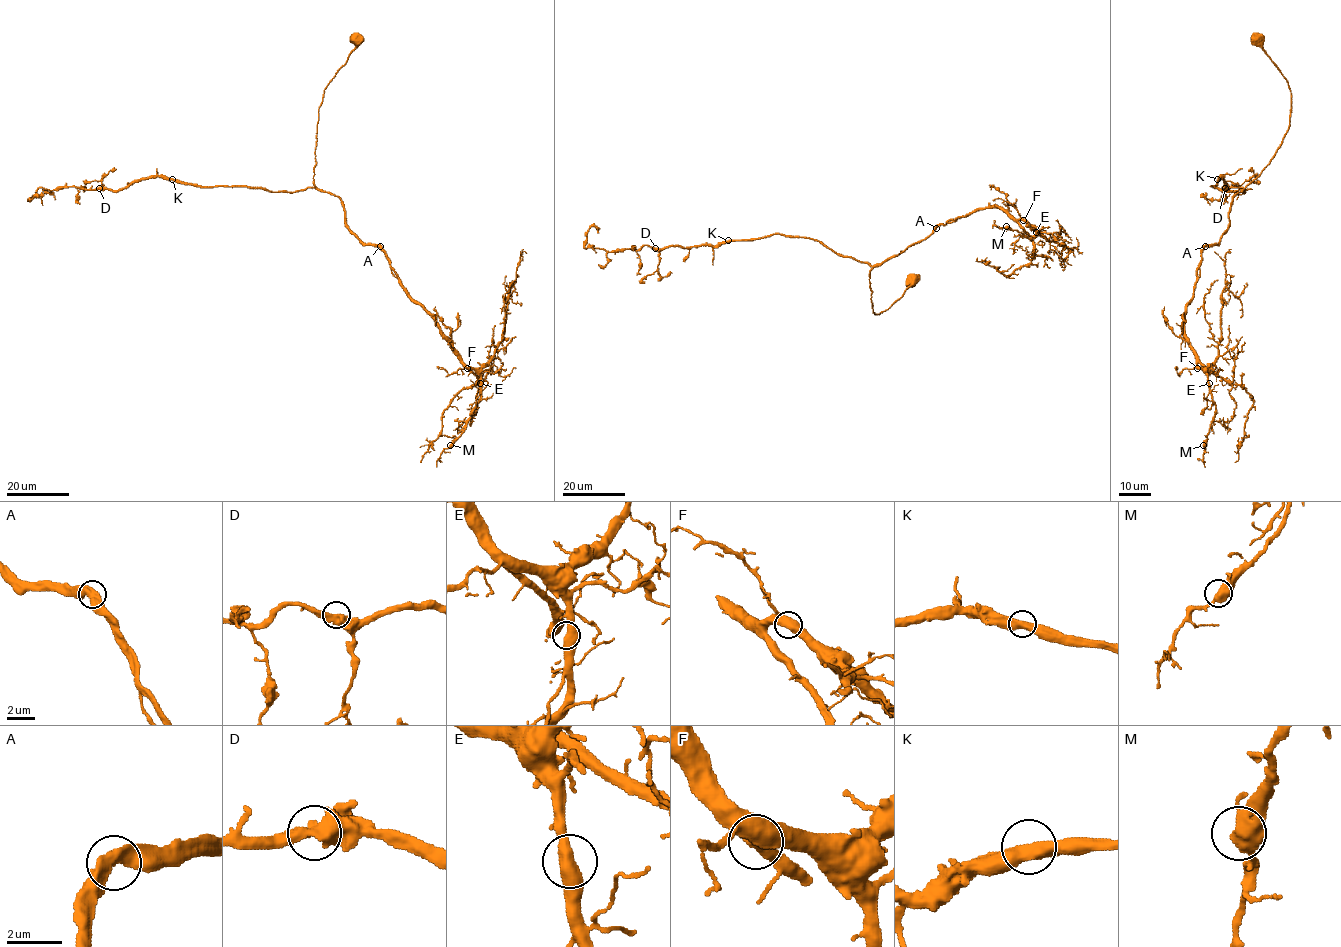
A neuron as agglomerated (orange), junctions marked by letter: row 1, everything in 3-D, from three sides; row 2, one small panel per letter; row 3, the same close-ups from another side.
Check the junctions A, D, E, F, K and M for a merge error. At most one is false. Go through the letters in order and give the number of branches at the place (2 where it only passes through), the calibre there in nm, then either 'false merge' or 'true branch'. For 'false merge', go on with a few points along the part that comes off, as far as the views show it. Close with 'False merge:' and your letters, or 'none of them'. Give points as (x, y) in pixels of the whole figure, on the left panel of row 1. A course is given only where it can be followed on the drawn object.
A: branches 2; calibre 500 nm; true branch
D: branches 2; calibre 550 nm; true branch
E: branches 2; calibre 500 nm; true branch
F: branches 2; calibre 550 nm; true branch
K: branches 2; calibre 500 nm; true branch
M: branches 2; calibre 550 nm; true branch
False merge: none of them

